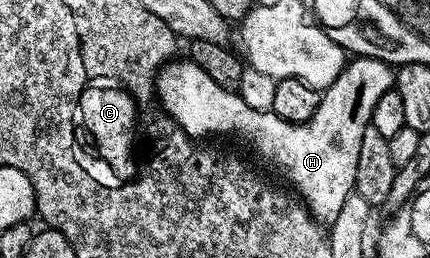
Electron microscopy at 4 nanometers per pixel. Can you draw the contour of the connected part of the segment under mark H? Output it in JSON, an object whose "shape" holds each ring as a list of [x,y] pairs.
{"shape":[[[356,56],[346,62],[336,81],[322,90],[317,111],[313,111],[308,121],[302,121],[300,125],[252,109],[246,110],[247,129],[251,132],[251,141],[255,144],[256,151],[287,172],[288,179],[295,184],[294,192],[302,198],[316,221],[320,223],[335,221],[337,215],[341,215],[341,206],[345,204],[345,199],[349,199],[349,195],[355,192],[357,155],[361,155],[361,135],[365,135],[367,126],[371,123],[373,107],[377,107],[377,99],[381,99],[385,91],[393,88],[395,75],[396,70],[385,61],[379,61],[376,57]]]}

